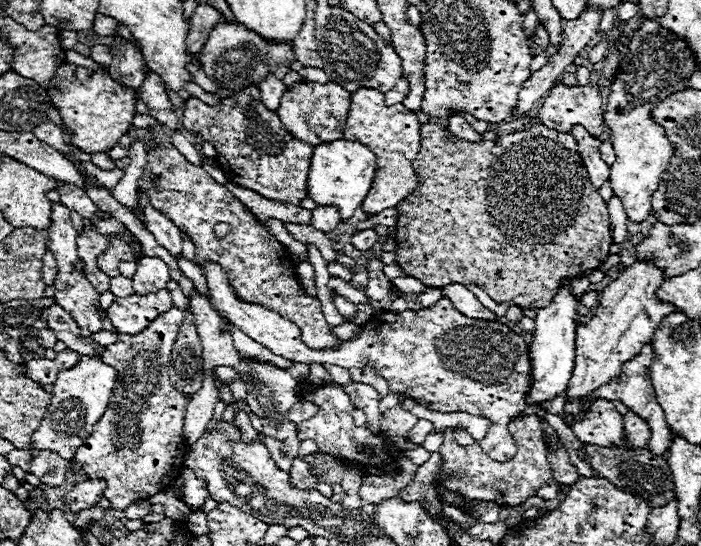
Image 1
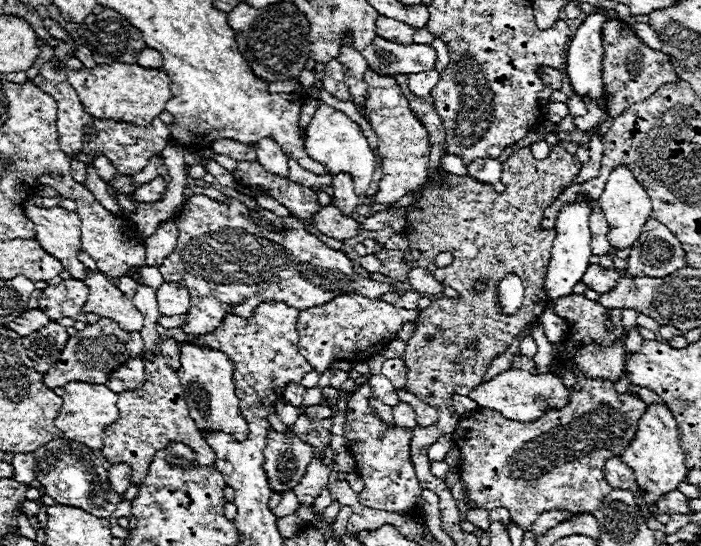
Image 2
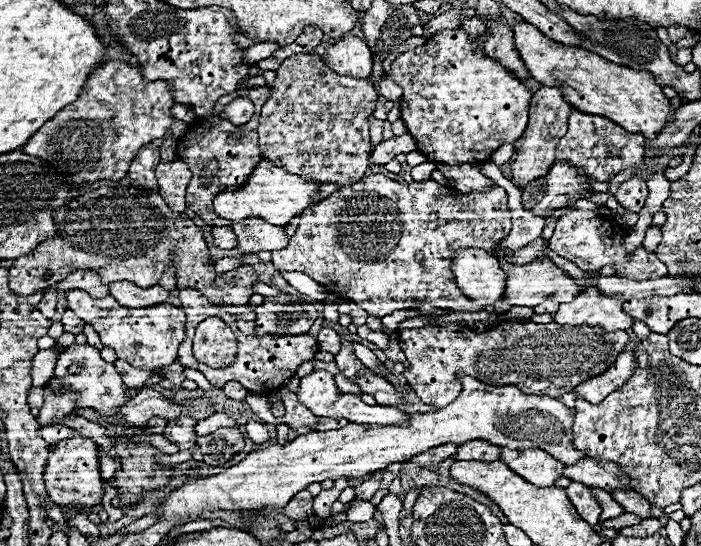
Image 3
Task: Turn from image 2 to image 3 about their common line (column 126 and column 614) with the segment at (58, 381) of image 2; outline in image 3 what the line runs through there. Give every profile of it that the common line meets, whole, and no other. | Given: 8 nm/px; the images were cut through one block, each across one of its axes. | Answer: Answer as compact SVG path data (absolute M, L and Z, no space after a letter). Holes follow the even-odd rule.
M502 322L484 332L472 332L468 326L448 324L448 326L426 326L426 328L400 328L398 344L410 362L410 370L404 372L412 390L422 398L424 404L432 404L436 408L444 408L454 402L462 390L462 376L472 376L490 386L512 384L518 386L524 394L548 394L560 398L564 392L570 392L580 382L600 376L616 356L626 348L628 334L624 330L606 332L592 326L558 326L550 324L534 324L534 322Z

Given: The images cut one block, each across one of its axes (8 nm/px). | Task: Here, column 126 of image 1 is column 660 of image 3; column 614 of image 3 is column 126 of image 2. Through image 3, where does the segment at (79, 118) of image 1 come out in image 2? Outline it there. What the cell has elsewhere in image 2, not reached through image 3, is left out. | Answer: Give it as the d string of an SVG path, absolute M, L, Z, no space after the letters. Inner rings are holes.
M70 56L66 60L66 76L70 86L74 86L74 90L78 92L84 110L100 120L116 120L146 126L154 118L158 118L160 112L164 112L164 104L172 96L170 78L162 70L150 70L138 64L116 62L100 64L90 70L80 60L76 60L76 56Z

